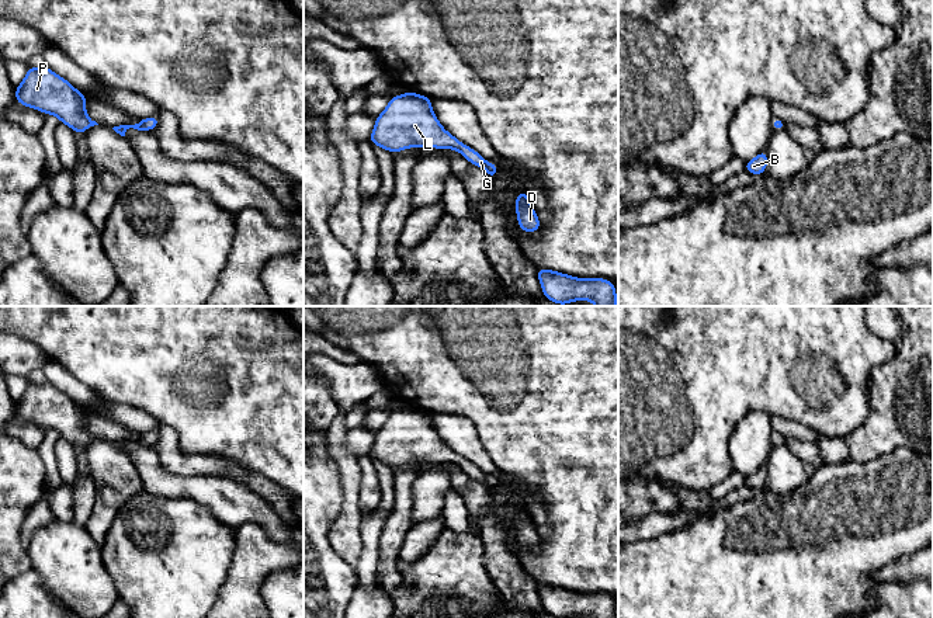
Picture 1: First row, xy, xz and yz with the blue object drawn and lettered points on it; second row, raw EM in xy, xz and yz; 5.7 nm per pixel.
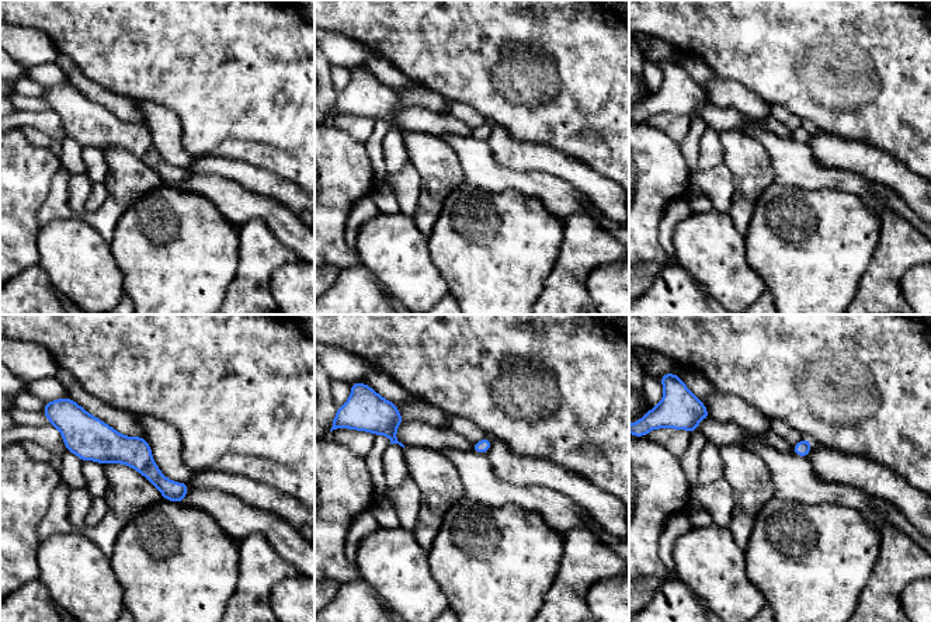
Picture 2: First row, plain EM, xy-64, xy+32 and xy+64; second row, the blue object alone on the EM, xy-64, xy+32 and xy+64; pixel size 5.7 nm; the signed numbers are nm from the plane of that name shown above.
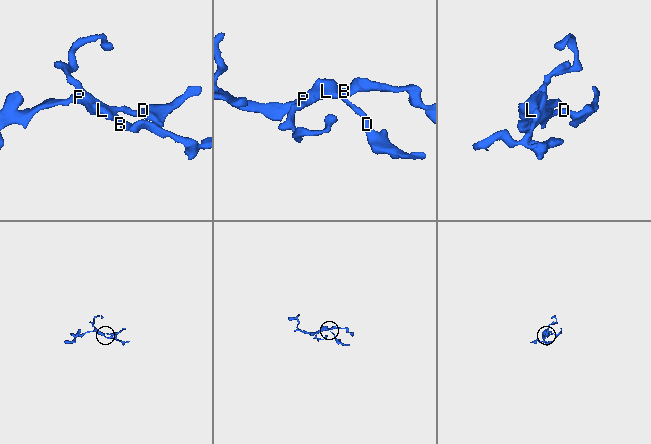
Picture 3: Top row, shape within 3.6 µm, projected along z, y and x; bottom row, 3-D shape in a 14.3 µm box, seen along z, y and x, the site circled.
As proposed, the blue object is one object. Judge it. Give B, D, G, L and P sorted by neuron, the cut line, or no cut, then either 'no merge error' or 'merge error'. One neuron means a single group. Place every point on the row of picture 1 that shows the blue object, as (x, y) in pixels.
B D G L P | no cut | no merge error

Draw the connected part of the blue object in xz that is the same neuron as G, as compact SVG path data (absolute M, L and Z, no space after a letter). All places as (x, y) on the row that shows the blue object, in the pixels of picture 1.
M412 91L389 100L386 108L375 118L370 140L391 153L424 146L452 149L471 164L483 169L489 178L495 178L499 170L497 164L488 163L476 150L443 128L433 112L431 98Z

